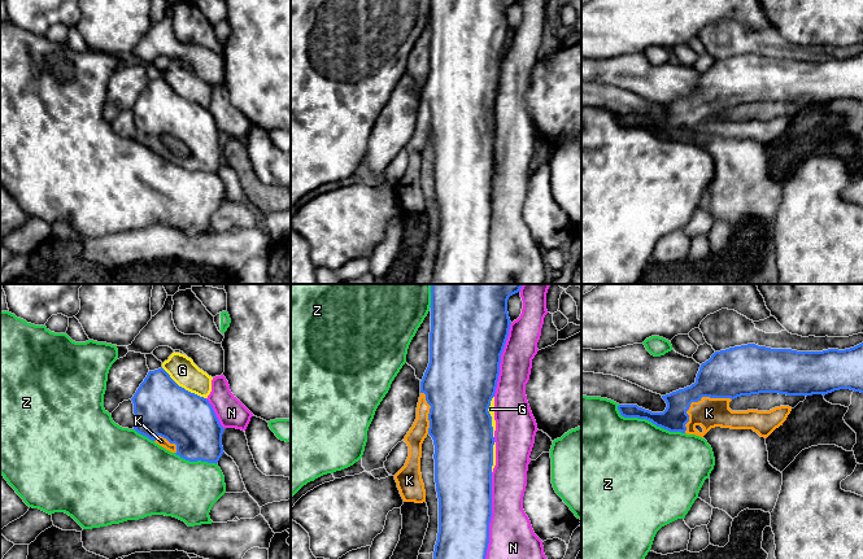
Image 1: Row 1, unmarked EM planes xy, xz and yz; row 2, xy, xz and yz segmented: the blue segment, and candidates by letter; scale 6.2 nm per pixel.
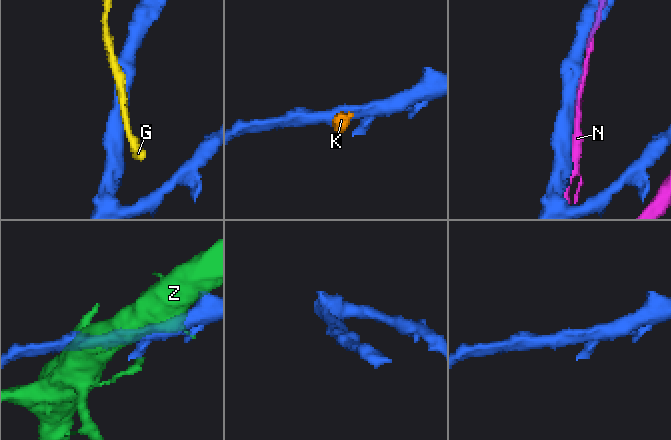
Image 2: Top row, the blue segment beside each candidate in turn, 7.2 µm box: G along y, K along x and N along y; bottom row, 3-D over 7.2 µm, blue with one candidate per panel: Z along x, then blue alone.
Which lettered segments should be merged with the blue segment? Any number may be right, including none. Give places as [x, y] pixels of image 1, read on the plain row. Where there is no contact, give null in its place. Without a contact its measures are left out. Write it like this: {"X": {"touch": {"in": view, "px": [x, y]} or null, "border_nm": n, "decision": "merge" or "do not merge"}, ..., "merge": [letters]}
{"G": {"touch": {"in": "xy", "px": [183, 97]}, "border_nm": 340, "decision": "do not merge"}, "K": {"touch": {"in": "yz", "px": [696, 110]}, "border_nm": 360, "decision": "merge"}, "N": {"touch": {"in": "xz", "px": [489, 231]}, "border_nm": 650, "decision": "do not merge"}, "Z": {"touch": {"in": "yz", "px": [649, 130]}, "border_nm": 460, "decision": "do not merge"}, "merge": ["K"]}

